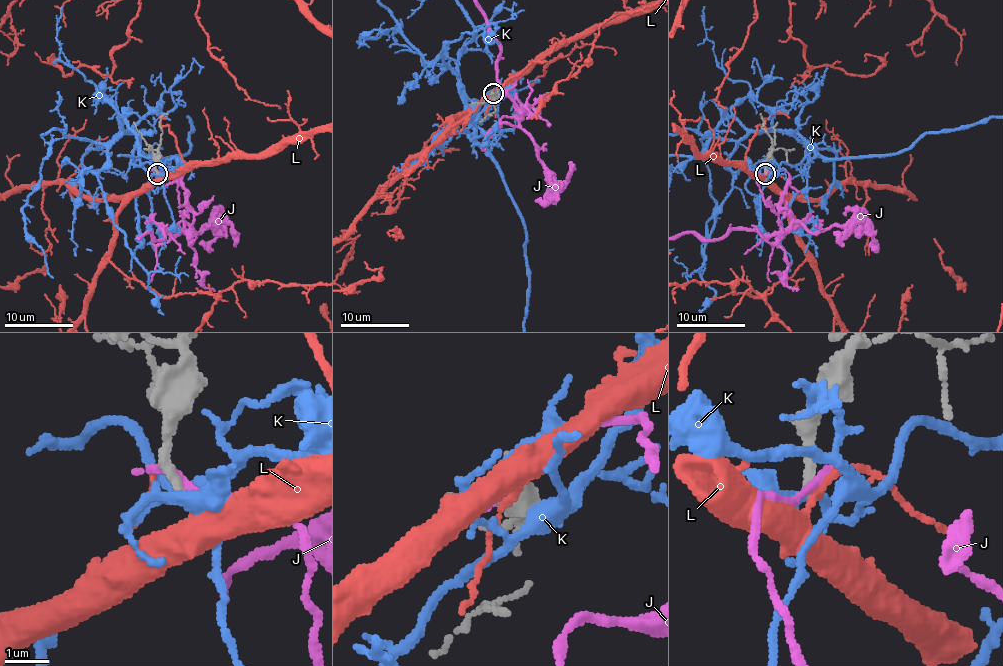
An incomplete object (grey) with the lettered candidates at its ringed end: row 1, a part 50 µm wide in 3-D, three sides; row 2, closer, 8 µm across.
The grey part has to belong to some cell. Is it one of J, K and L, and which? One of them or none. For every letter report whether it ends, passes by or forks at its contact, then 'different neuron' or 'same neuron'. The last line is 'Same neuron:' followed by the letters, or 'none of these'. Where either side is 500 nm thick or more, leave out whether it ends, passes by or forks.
J: it passes by; different neuron
K: it passes by; different neuron
L: it passes by; different neuron
Same neuron: none of these

